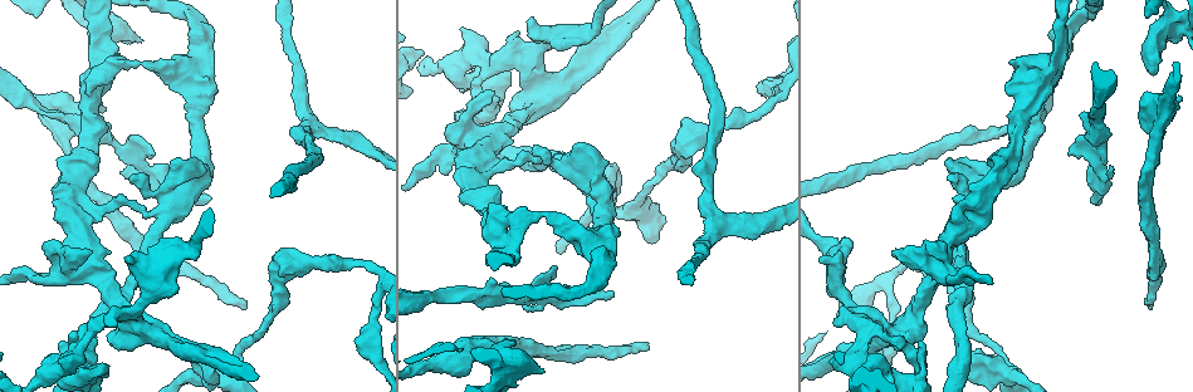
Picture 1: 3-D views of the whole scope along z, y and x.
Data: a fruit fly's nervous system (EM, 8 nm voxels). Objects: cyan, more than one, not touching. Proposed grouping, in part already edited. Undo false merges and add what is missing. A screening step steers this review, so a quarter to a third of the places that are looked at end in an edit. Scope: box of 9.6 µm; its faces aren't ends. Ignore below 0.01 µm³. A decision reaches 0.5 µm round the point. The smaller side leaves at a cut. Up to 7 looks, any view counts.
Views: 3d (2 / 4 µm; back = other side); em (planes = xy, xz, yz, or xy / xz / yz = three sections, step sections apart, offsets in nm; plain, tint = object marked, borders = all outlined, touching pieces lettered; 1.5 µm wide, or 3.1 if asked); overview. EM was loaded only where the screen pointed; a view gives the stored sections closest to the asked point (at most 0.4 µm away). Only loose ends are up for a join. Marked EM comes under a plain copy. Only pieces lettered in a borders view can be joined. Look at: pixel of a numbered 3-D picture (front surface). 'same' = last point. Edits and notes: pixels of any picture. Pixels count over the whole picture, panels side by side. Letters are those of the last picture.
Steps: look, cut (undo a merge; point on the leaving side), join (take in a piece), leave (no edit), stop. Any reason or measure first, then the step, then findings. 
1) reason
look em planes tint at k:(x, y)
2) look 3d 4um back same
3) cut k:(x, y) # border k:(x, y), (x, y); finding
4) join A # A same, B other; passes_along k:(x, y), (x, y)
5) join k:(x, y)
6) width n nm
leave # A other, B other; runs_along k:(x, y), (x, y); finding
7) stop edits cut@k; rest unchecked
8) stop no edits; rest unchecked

three-way junction
look em planes borders at 1:(311, 125)

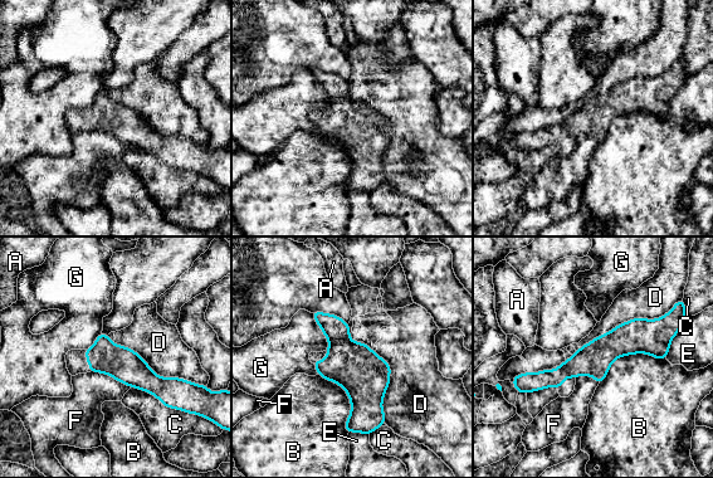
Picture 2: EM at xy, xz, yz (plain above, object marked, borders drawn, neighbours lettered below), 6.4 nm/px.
longest_contact D 650 nm
leave # A other, B other, C other, D other, E other, F other, G other; continuous, no second cell

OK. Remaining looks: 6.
sudden change in width
look 3d 2um at 1:(1035, 116)

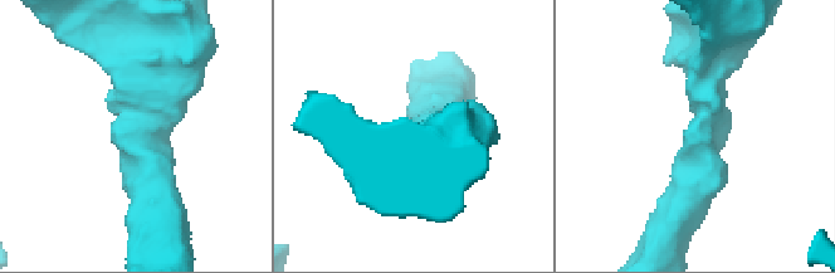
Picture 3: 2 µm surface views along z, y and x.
arm_widths 360, 380 nm; now the EM
look em 3.1um xy step 8 tint at 3:(706, 137)

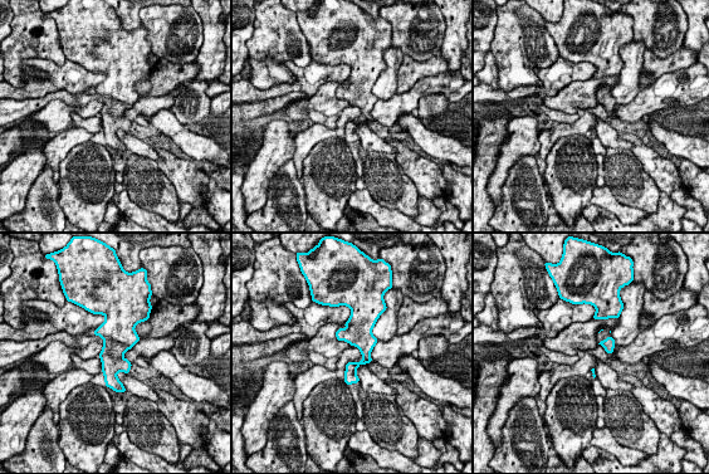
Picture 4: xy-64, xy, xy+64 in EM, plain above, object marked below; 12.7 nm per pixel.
look em 3.1um planes borders same

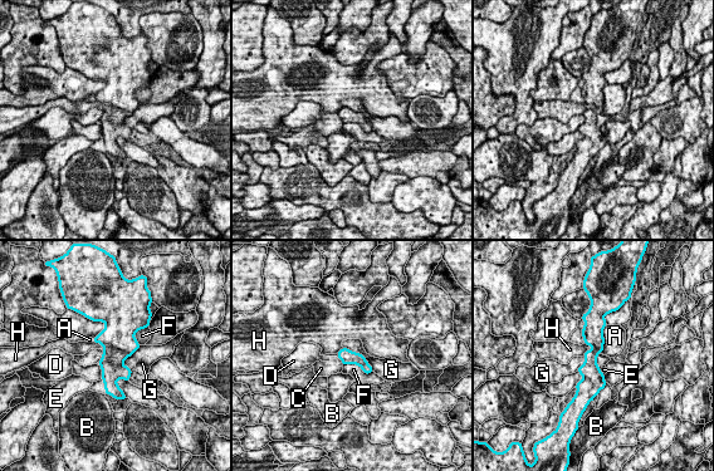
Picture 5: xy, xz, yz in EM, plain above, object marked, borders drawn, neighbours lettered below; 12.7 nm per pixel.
leave # A other, B other, C other, D other, E other, F other, G other, H other; border 5:(348, 363), (372, 372); one cell here

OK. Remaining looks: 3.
branch stops here
look 3d 4um at 1:(1181, 98)

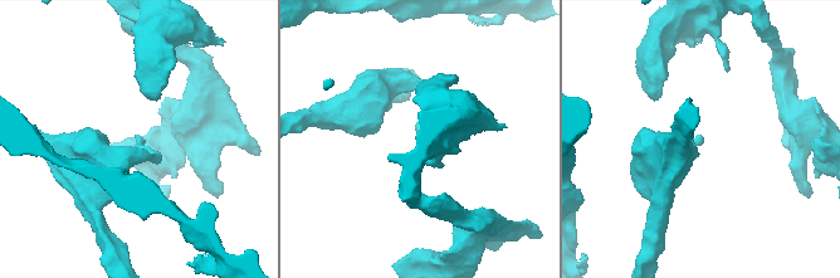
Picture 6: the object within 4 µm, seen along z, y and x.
look em planes tint at 6:(137, 136)

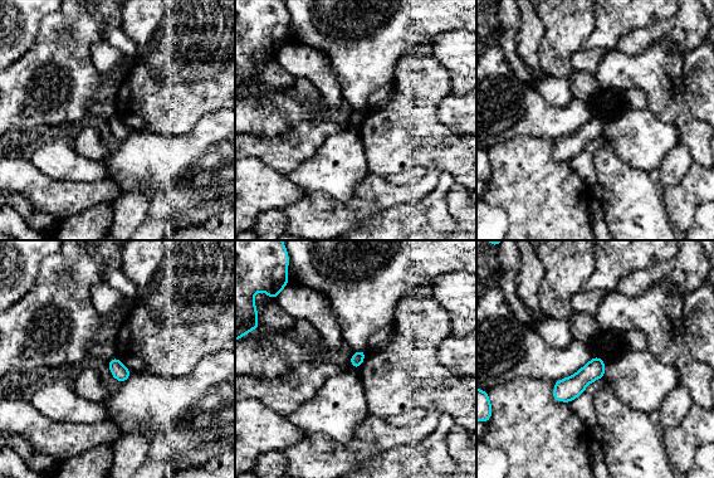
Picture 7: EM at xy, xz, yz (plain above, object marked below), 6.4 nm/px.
look em planes borders same

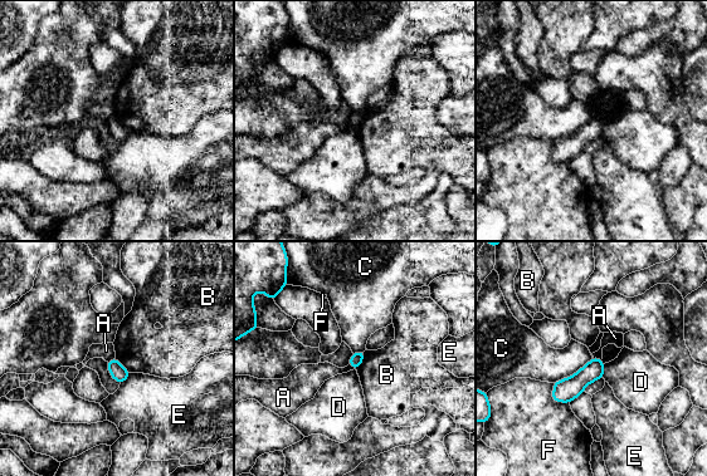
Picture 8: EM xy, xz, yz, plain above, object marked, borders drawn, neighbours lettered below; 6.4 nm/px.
leave # A other, B other, C other, D other, E other, F other; border 8:(115, 357), (107, 362); none of them fits

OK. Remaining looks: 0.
stop no edits; rest unchecked

